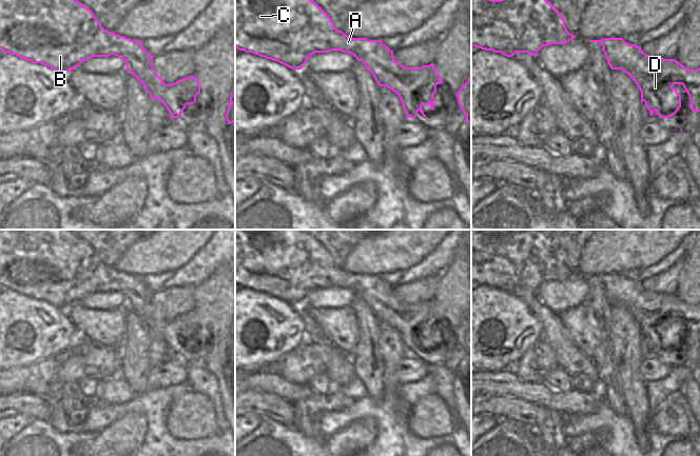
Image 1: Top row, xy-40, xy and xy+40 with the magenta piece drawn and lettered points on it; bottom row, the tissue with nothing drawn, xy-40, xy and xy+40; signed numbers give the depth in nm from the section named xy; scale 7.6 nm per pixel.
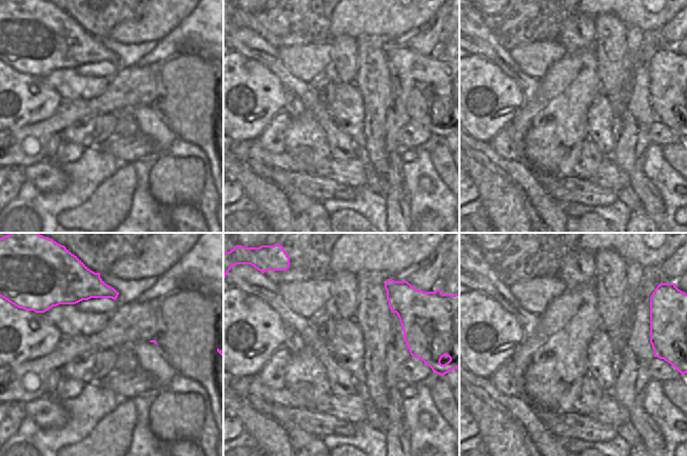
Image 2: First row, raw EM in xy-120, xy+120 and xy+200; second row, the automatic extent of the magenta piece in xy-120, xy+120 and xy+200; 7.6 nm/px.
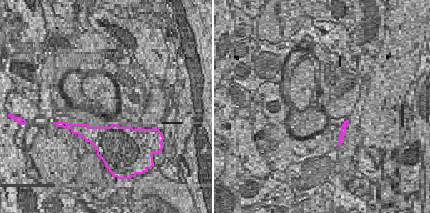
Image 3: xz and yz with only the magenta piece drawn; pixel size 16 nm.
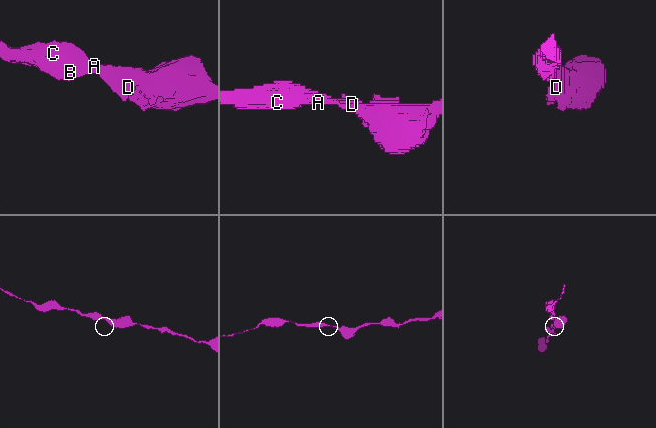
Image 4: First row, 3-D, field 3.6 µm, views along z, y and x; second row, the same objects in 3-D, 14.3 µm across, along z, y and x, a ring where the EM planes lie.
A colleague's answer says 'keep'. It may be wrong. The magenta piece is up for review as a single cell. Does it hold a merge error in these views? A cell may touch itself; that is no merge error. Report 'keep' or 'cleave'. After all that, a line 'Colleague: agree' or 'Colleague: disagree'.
keep
Colleague: agree

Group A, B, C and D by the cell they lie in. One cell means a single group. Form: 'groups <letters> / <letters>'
groups A B C D

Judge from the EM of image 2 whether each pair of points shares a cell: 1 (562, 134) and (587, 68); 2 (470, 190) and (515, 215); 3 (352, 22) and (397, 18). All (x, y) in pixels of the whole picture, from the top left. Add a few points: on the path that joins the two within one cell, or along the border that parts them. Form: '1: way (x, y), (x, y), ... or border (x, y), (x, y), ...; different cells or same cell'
1: way (562, 118), (562, 100), (571, 84); same cell
2: border (470, 178), (478, 192), (479, 198); different cells
3: way (364, 18), (386, 18); same cell

